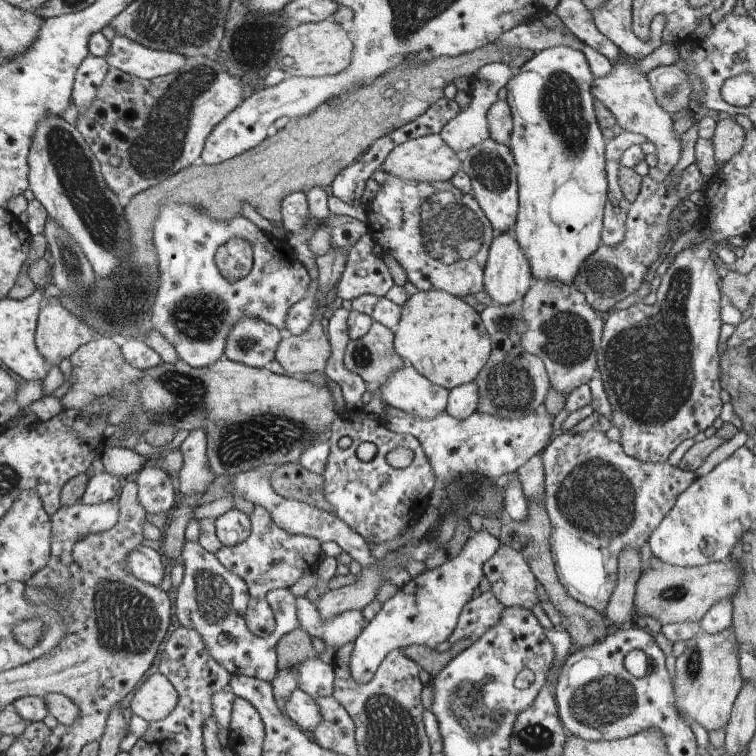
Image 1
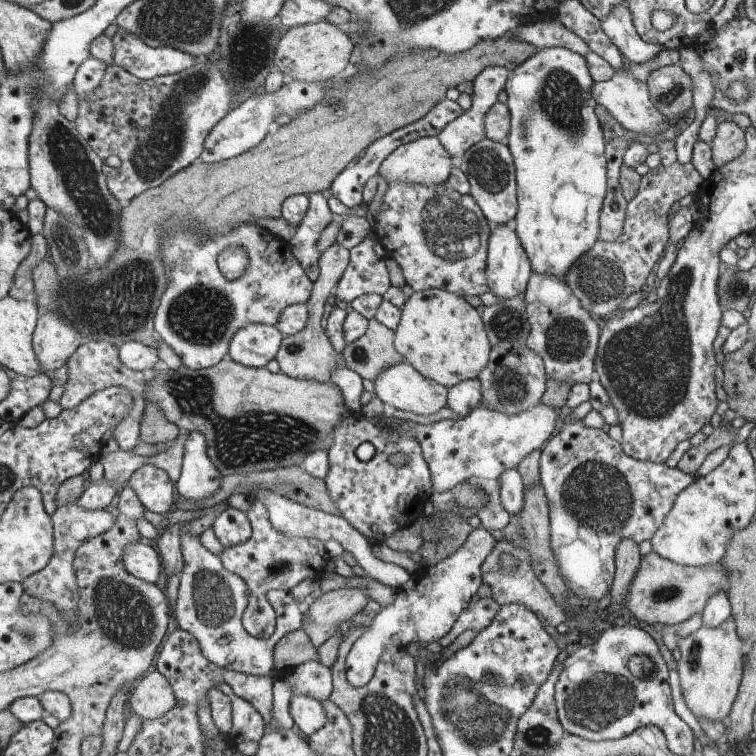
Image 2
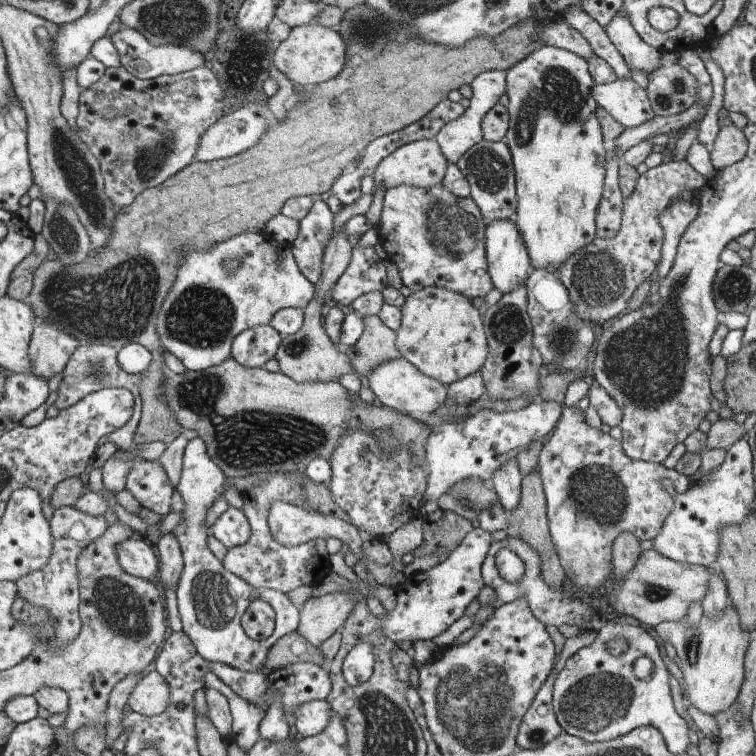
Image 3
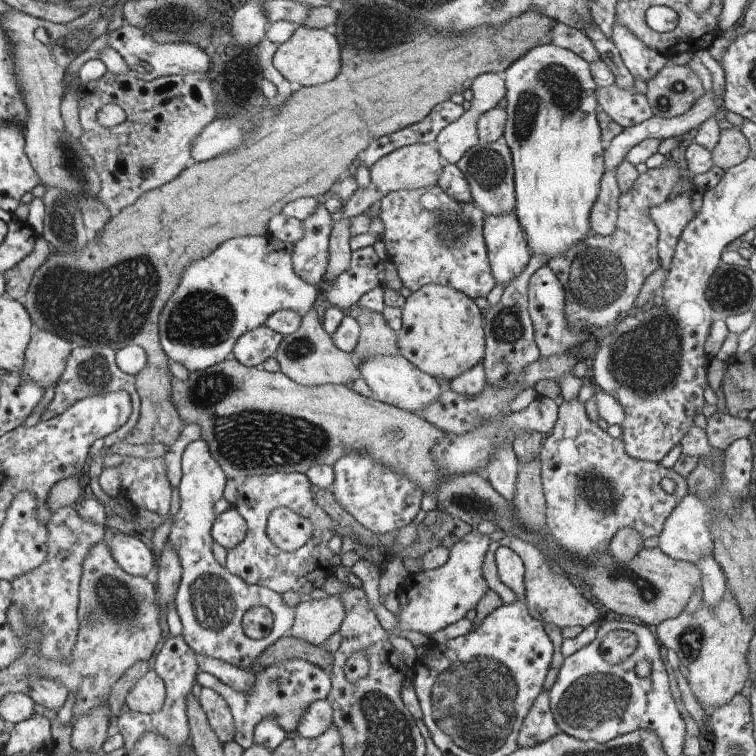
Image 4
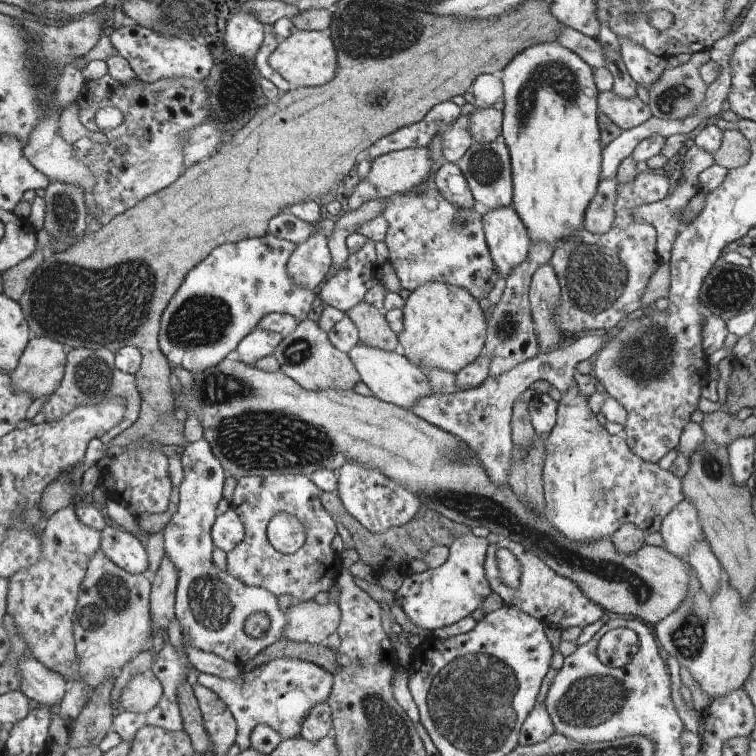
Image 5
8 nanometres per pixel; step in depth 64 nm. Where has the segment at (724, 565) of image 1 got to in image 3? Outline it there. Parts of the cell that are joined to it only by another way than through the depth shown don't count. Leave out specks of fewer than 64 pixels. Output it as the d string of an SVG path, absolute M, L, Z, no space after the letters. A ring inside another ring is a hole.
M652 548L642 551L638 560L633 564L632 570L624 573L621 579L614 579L612 570L612 573L605 578L605 584L597 595L603 598L605 604L609 605L612 610L632 616L632 618L636 618L642 624L655 627L660 622L683 619L686 613L690 612L688 608L690 608L692 602L702 602L707 591L707 586L709 585L710 577L711 572L704 565L681 563L669 559Z

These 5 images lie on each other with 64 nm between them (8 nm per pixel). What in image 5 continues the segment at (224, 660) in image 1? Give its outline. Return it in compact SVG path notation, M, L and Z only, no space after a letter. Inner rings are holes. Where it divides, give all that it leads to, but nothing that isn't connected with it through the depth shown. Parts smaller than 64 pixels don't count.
M205 439L189 443L185 448L181 456L184 479L180 484L180 504L164 530L165 556L170 556L178 568L175 618L183 629L184 643L233 664L244 664L283 636L288 618L272 592L246 585L214 564L215 544L214 538L210 538L210 528L217 520L216 506L222 500L226 476L223 464ZM256 612L268 614L270 620L266 634L260 638L252 638L246 632L248 616Z

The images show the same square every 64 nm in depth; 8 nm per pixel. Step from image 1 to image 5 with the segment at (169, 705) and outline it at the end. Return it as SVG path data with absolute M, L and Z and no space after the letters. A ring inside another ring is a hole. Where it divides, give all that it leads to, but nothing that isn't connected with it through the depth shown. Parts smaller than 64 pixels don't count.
M149 669L140 676L134 676L118 698L127 712L146 713L154 710L163 698L163 684Z

